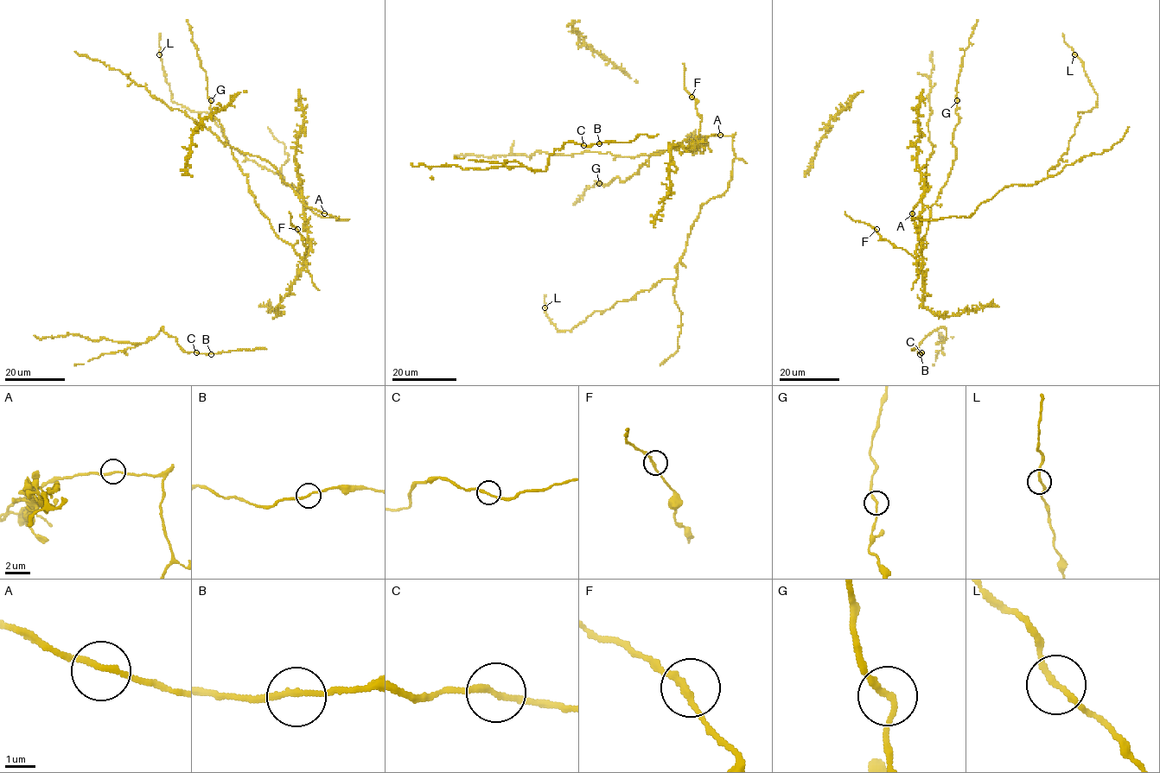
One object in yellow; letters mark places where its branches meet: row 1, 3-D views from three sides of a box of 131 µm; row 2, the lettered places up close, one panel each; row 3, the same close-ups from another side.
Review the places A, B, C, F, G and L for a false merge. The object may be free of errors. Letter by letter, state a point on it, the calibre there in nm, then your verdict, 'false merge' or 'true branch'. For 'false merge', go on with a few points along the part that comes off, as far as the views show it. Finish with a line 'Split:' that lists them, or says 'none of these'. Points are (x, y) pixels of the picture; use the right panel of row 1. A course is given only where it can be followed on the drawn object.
A: (912, 213) | 190 nm | true branch
B: (920, 354) | 190 nm | true branch
C: (921, 352) | 190 nm | true branch
F: (876, 229) | 190 nm | true branch
G: (957, 100) | 190 nm | true branch
L: (1074, 54) | 190 nm | true branch
Split: none of these

